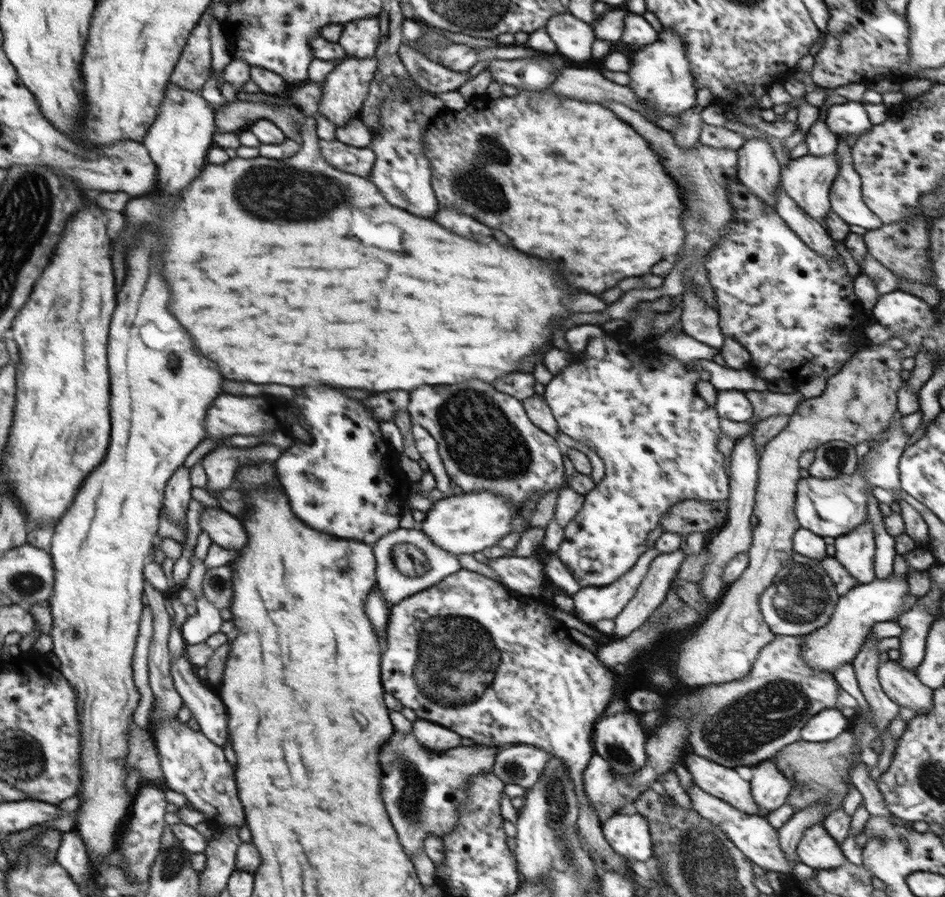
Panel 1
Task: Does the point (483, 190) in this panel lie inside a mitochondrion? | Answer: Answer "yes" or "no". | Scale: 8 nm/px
yes

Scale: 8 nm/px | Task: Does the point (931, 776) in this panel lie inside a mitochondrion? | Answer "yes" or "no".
yes

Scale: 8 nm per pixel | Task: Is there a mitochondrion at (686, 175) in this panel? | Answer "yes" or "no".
yes

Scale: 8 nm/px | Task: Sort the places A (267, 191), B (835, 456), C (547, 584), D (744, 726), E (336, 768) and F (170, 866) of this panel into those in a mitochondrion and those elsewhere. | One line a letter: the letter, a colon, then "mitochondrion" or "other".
A: mitochondrion
B: mitochondrion
C: other
D: mitochondrion
E: other
F: mitochondrion

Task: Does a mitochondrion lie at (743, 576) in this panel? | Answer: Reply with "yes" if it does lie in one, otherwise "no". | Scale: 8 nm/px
no

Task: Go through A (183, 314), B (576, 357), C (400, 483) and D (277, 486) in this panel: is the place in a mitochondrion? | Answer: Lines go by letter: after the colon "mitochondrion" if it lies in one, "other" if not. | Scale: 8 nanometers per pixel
A: other
B: other
C: other
D: other

